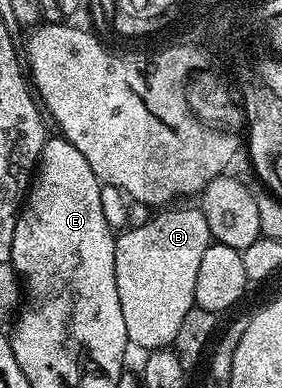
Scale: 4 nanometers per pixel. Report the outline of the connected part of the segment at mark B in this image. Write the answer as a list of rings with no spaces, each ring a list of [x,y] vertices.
[[[166,208],[114,239],[116,292],[124,312],[126,337],[142,352],[169,347],[188,310],[195,307],[196,272],[212,241],[208,220],[201,208]]]

